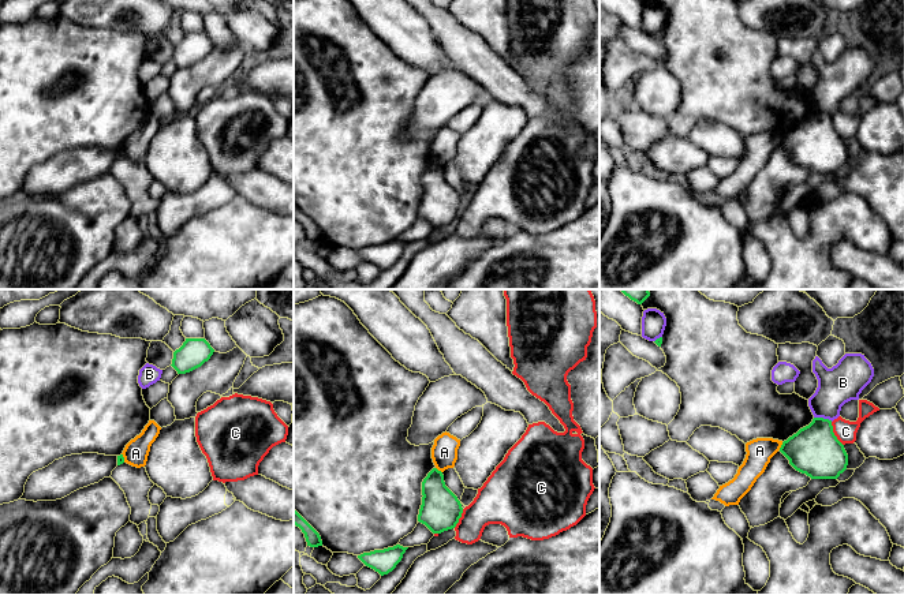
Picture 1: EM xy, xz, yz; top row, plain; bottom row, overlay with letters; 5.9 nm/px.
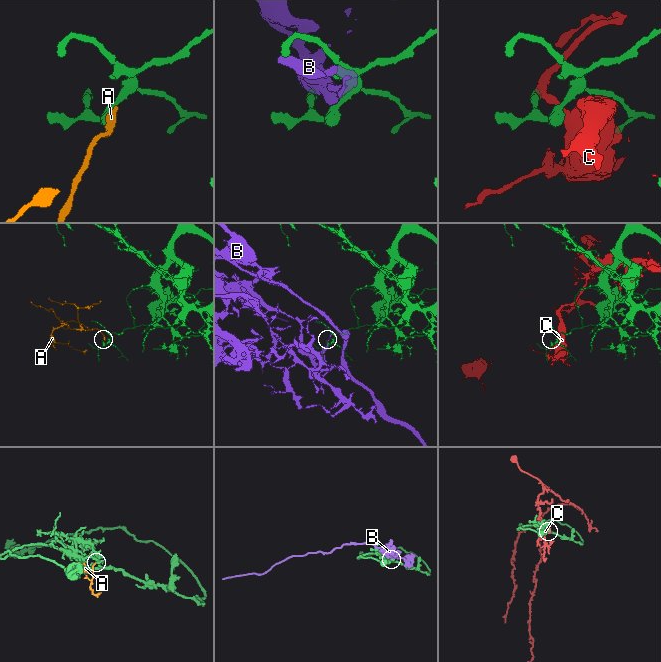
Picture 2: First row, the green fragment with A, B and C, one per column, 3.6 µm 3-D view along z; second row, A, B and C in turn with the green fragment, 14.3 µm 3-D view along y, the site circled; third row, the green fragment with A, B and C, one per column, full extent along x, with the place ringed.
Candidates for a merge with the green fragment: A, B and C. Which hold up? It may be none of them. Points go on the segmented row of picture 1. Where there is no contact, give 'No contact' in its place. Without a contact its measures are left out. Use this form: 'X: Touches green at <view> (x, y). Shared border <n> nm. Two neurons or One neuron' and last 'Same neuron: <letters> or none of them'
A: Touches green at yz (781, 446). Shared border 50 nm. Two neurons
B: Touches green at yz (822, 418). Shared border 110 nm. Two neurons
C: Touches green at yz (833, 434). Shared border 160 nm. Two neurons
Same neuron: none of them

